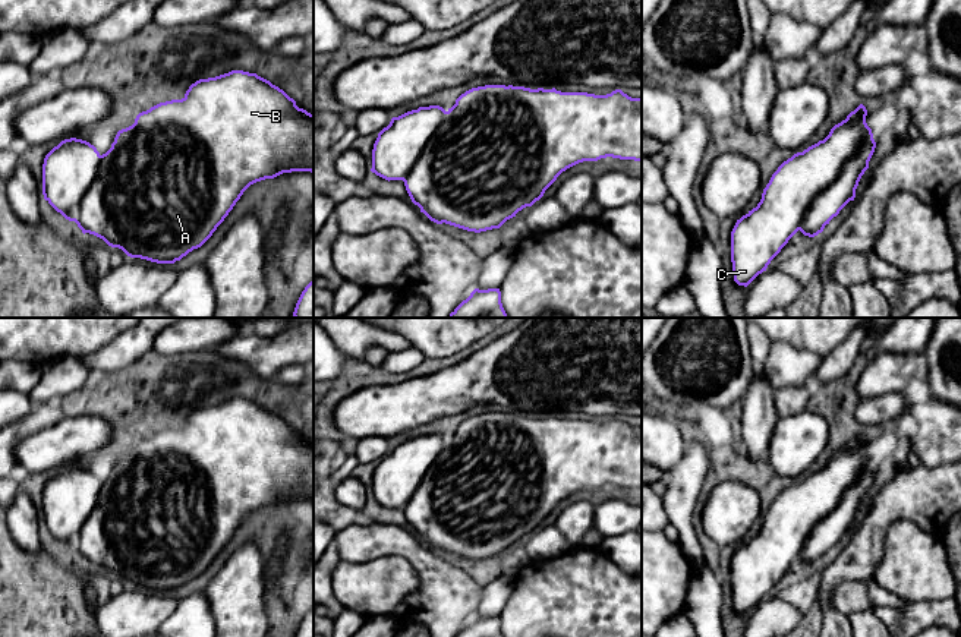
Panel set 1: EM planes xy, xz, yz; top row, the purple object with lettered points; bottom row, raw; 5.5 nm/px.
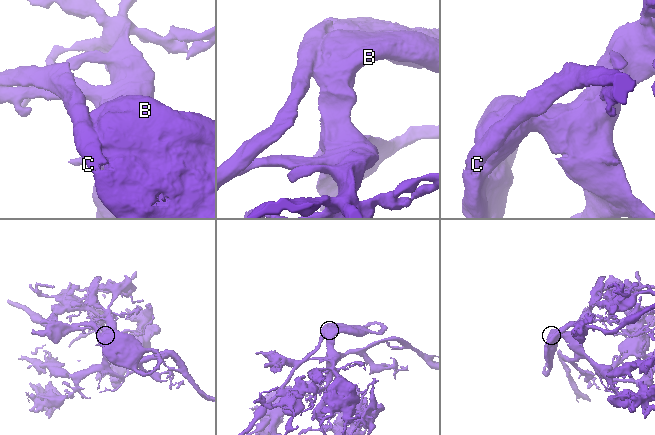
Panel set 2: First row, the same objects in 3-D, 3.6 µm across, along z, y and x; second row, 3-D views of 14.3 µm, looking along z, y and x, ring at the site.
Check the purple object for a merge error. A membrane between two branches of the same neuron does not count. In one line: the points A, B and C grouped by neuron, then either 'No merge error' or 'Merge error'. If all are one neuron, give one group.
Groups: A B C. No merge error

